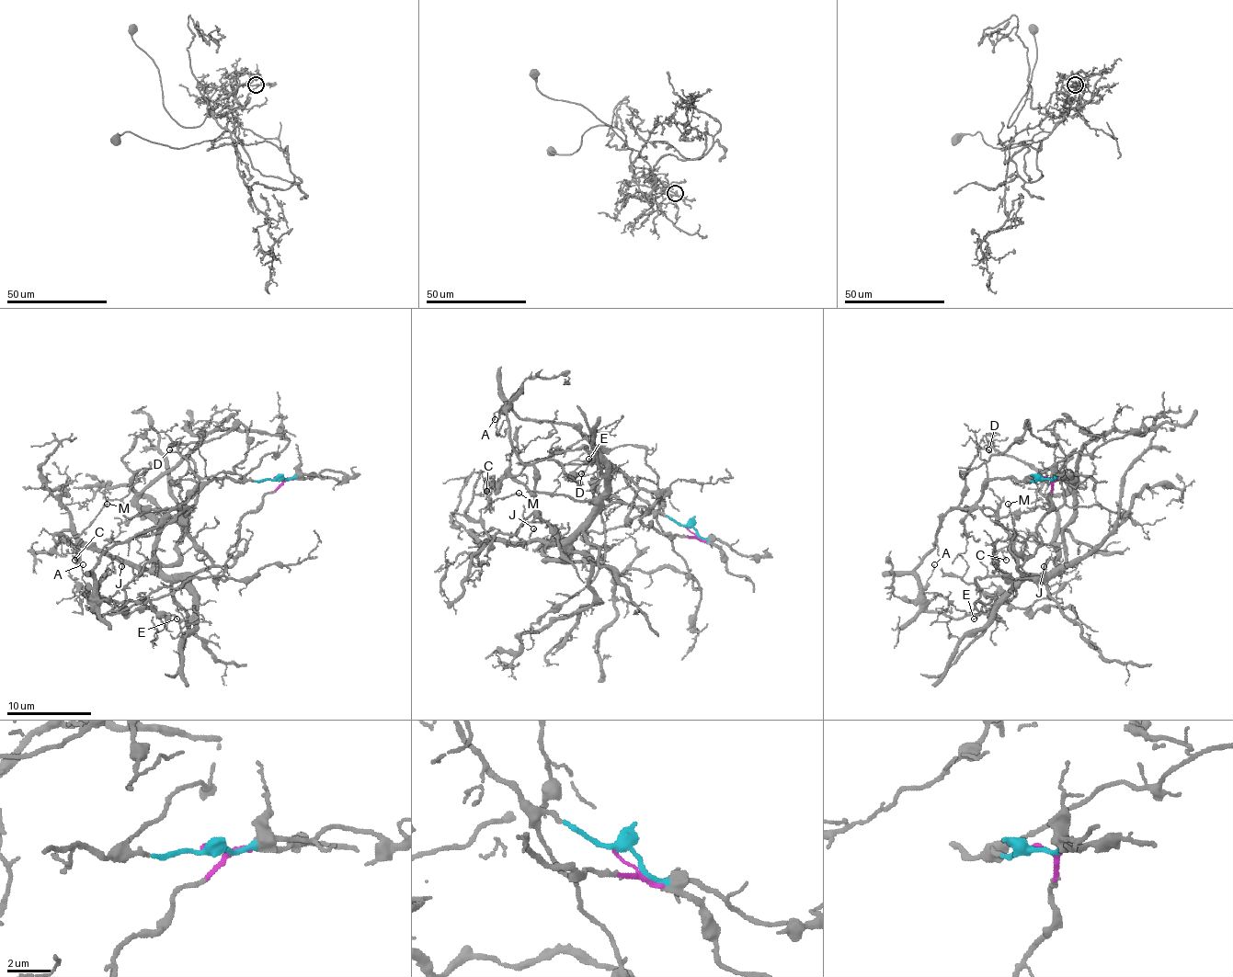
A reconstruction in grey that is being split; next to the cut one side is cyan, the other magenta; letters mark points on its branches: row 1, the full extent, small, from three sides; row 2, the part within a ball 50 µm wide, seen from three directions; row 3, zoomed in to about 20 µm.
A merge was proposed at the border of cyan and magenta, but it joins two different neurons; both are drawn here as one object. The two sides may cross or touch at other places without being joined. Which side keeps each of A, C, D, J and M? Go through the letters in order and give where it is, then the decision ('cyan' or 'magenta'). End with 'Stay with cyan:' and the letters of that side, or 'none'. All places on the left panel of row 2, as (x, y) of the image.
A: at (83, 564); cyan
C: at (74, 560); magenta
D: at (169, 449); cyan
J: at (121, 566); magenta
M: at (107, 504); magenta
Stay with cyan: A, D

